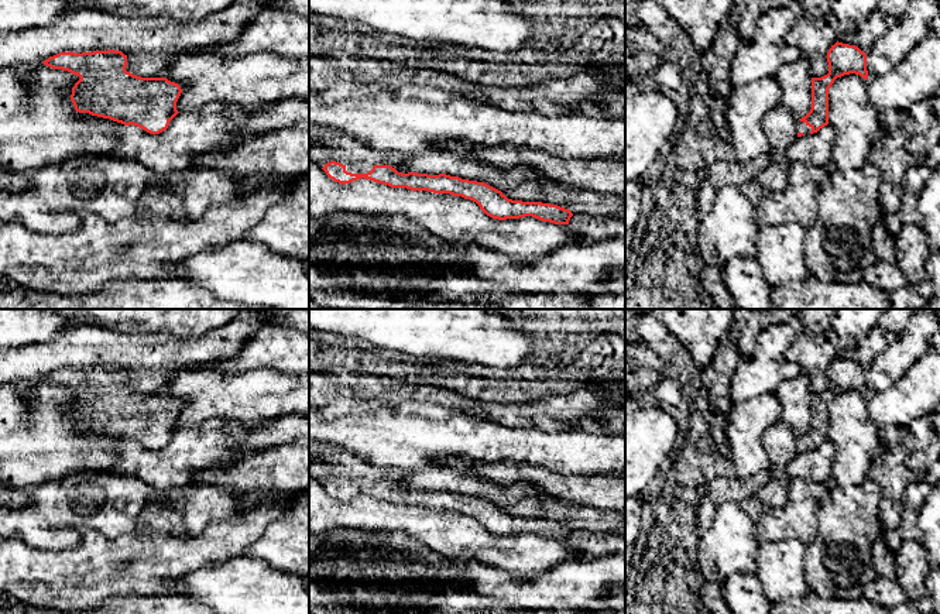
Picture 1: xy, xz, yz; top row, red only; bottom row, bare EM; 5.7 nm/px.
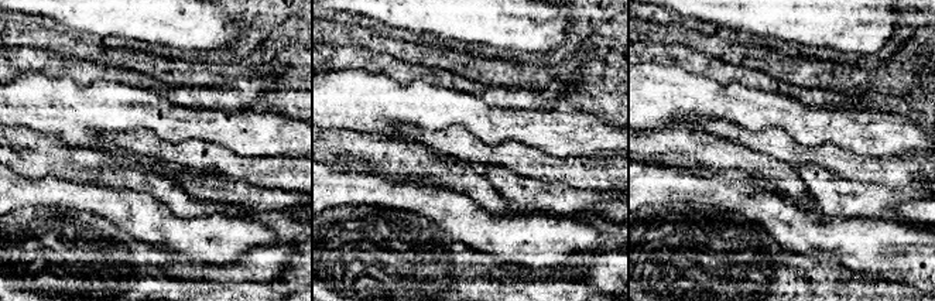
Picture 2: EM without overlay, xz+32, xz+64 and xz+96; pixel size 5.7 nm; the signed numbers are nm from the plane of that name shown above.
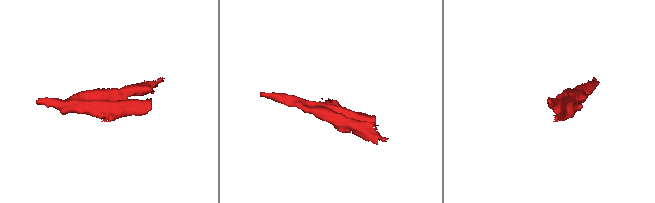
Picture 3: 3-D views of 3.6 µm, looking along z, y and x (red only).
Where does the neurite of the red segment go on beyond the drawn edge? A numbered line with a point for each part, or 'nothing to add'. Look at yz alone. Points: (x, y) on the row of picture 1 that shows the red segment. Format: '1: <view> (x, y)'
1: yz (800, 127)

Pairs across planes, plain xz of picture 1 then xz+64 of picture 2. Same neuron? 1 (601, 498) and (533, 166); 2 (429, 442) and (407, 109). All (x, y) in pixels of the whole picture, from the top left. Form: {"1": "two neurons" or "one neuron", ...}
{"1": "one neuron", "2": "one neuron"}

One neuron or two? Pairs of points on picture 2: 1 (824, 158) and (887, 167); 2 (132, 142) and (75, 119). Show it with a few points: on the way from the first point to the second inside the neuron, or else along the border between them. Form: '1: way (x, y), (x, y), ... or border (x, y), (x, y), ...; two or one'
1: way (839, 160), (855, 167), (872, 167); one
2: border (139, 130), (112, 134), (109, 137), (109, 147); two

